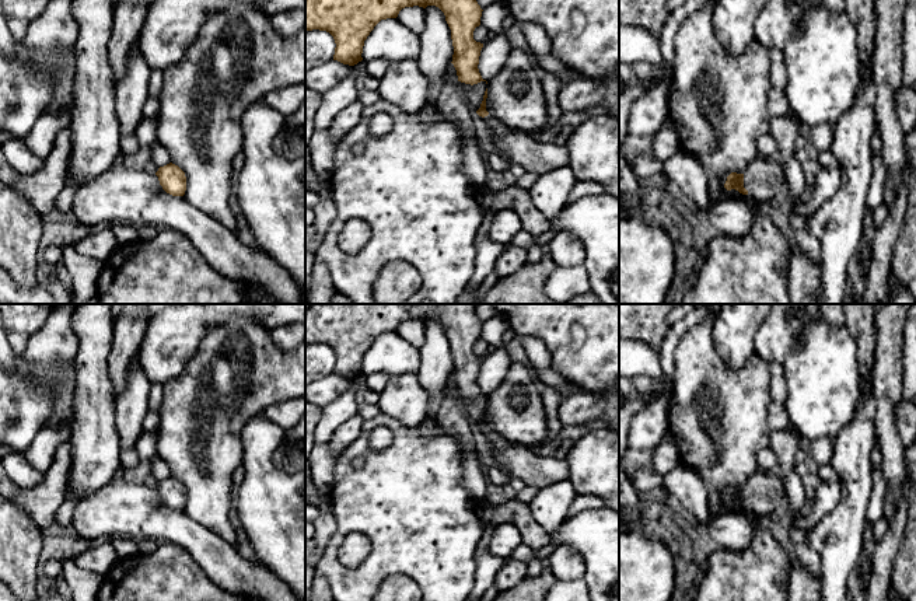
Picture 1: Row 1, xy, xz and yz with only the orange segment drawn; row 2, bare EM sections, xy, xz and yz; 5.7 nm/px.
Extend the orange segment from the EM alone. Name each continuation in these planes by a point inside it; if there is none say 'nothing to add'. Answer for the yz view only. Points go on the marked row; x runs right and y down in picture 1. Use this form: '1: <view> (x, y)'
1: yz (764, 178)

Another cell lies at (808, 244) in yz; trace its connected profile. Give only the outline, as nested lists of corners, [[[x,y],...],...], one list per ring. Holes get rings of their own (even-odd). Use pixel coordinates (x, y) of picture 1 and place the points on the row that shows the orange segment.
[[[790,214],[790,224],[794,230],[796,240],[800,249],[815,263],[821,266],[821,244],[817,237],[807,230],[808,220],[798,216]]]

